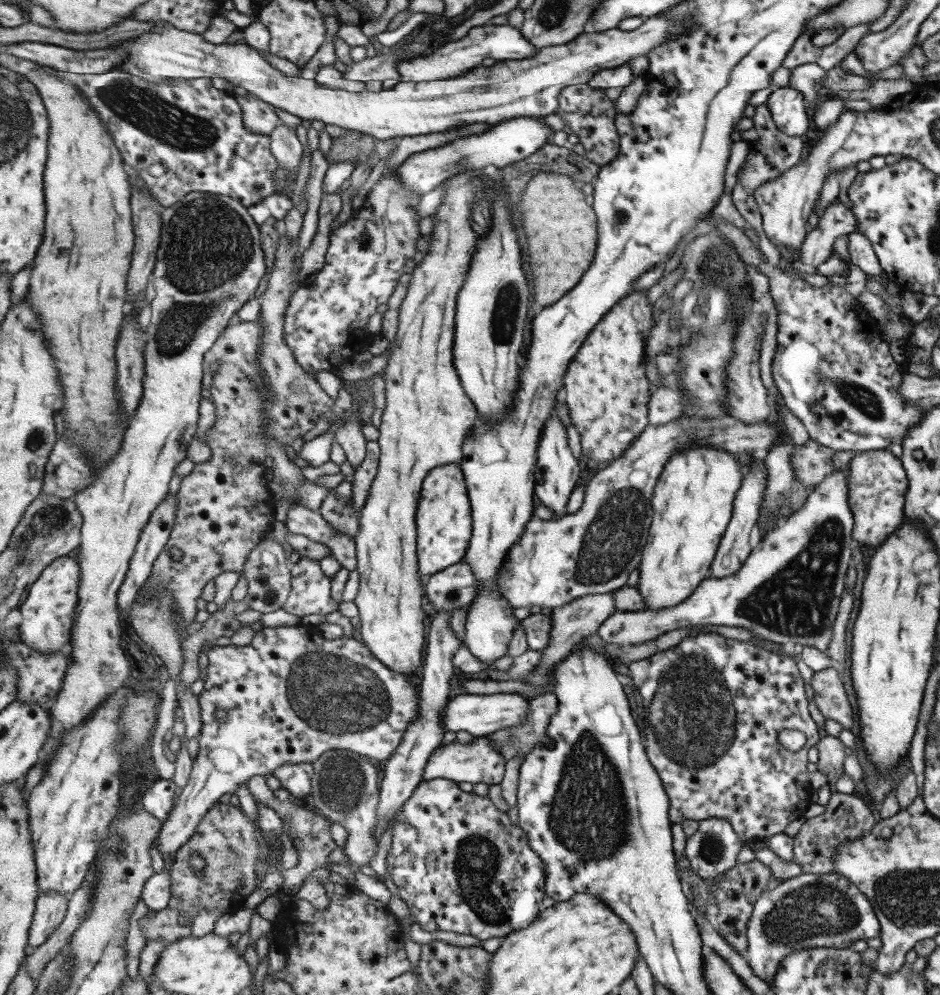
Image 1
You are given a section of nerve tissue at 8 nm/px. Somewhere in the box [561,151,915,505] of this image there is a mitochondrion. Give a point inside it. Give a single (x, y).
(861, 398)

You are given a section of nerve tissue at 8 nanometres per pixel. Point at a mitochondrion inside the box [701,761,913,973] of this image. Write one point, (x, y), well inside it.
(815, 910)

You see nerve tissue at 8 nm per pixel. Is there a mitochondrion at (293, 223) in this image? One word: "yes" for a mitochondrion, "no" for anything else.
no

